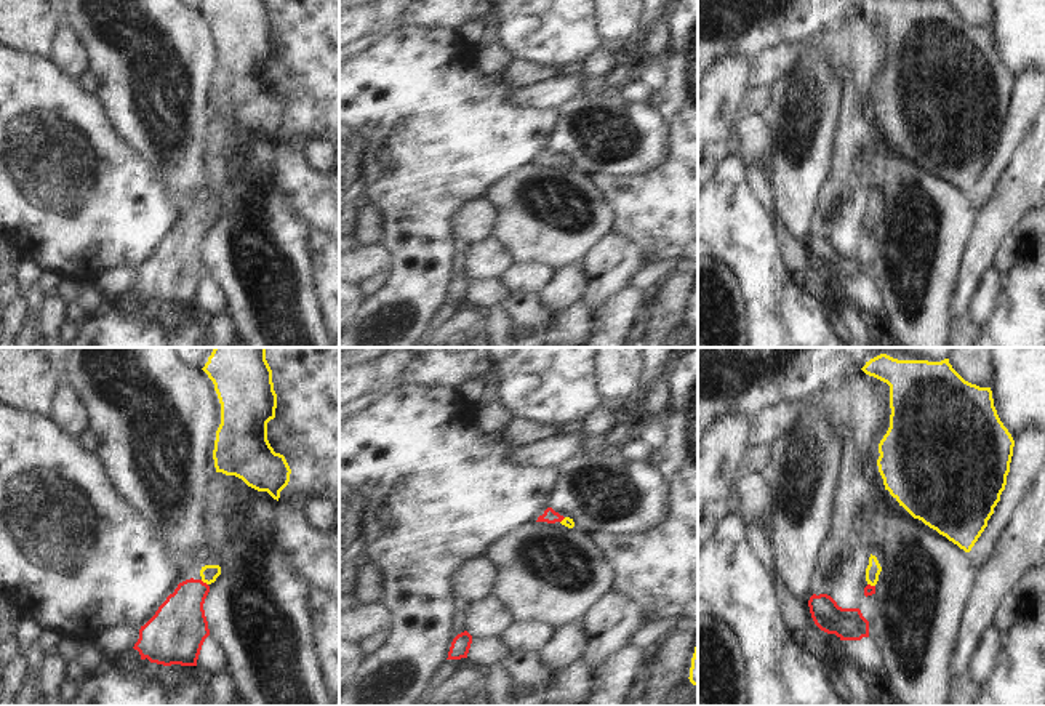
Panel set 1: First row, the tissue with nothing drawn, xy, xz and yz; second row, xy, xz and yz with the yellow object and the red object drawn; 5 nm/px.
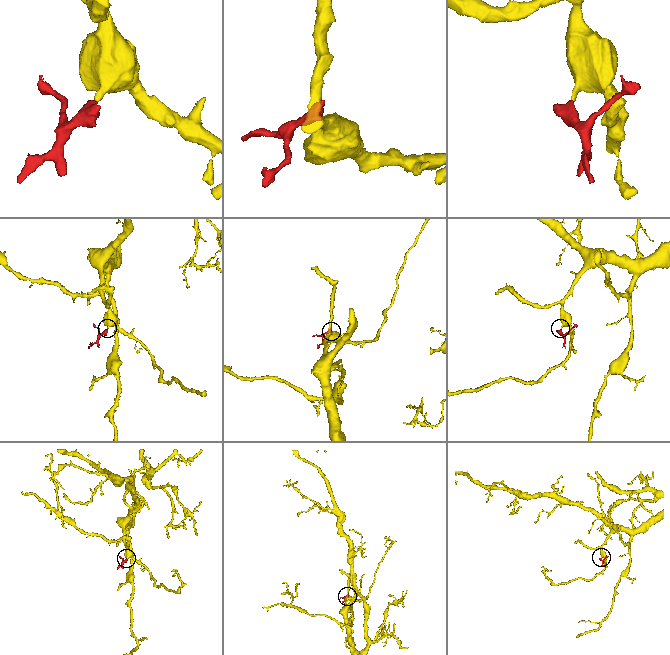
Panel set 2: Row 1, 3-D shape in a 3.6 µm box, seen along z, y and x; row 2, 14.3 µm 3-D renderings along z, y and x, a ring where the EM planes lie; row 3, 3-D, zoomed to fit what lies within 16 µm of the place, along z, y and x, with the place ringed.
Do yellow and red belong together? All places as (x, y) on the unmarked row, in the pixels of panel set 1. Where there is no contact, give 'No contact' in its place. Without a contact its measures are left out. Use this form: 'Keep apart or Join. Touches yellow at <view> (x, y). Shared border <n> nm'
Join. Touches yellow at xy (204, 223). Shared border 50 nm

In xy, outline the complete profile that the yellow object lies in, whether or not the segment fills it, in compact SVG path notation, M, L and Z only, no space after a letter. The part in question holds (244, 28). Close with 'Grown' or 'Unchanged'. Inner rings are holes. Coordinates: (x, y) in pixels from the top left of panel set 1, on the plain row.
M208 0L202 10L214 26L221 45L221 66L216 72L213 101L216 114L235 117L258 133L267 133L278 142L280 133L288 126L291 110L283 96L275 94L267 82L267 64L275 59L277 35L272 11L266 0Z. Unchanged

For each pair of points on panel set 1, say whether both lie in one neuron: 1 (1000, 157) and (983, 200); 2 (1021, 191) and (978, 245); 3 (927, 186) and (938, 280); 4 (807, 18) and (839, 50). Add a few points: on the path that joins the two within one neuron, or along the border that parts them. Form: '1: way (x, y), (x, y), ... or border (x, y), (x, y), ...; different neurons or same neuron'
1: way (996, 168), (984, 189); same neuron
2: way (1010, 204), (989, 232); same neuron
3: way (940, 210), (943, 213), (938, 256); same neuron
4: border (840, 21), (784, 42); different neurons

